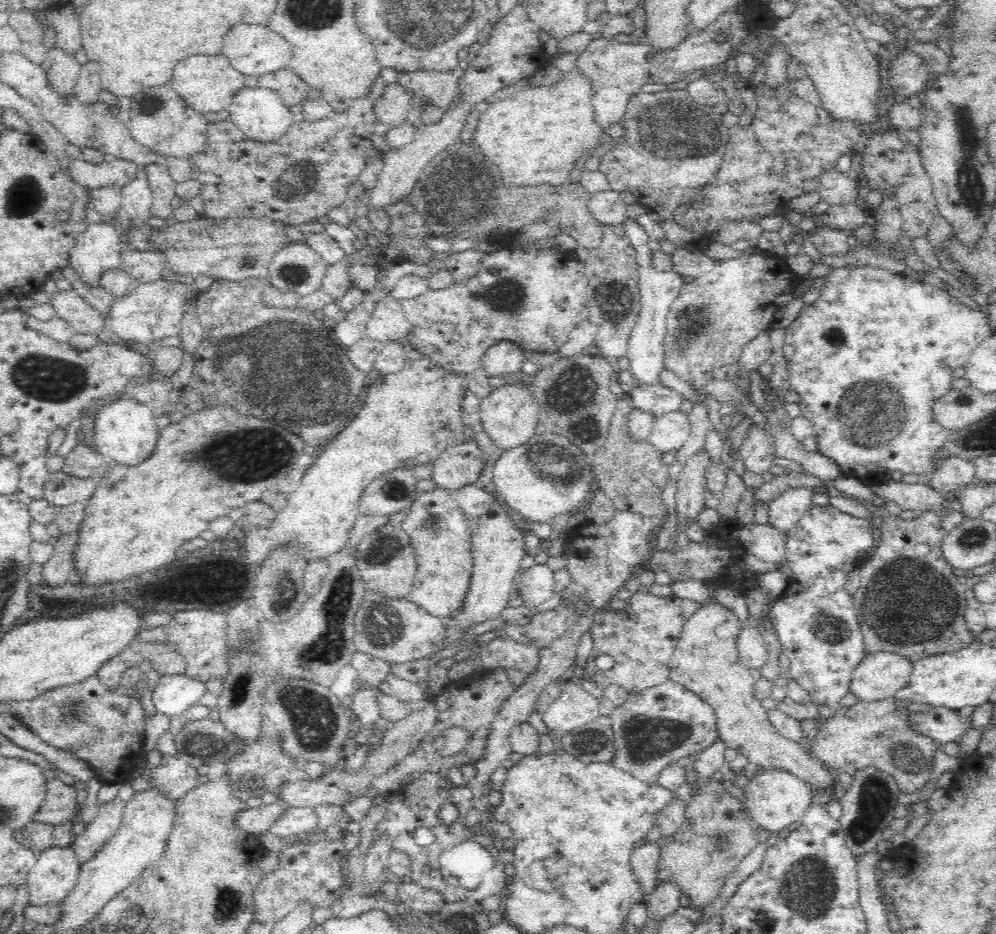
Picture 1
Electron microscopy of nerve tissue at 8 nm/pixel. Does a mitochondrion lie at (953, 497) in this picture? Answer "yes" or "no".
no

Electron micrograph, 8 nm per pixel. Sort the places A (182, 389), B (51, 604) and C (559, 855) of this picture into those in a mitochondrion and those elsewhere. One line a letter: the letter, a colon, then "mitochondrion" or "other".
A: other
B: other
C: mitochondrion

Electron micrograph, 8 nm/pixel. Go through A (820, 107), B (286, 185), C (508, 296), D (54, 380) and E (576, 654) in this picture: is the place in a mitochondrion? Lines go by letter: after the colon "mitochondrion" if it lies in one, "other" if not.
A: other
B: mitochondrion
C: mitochondrion
D: mitochondrion
E: other

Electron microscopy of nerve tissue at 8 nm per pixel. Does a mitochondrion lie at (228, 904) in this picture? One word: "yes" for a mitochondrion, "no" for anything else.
yes

